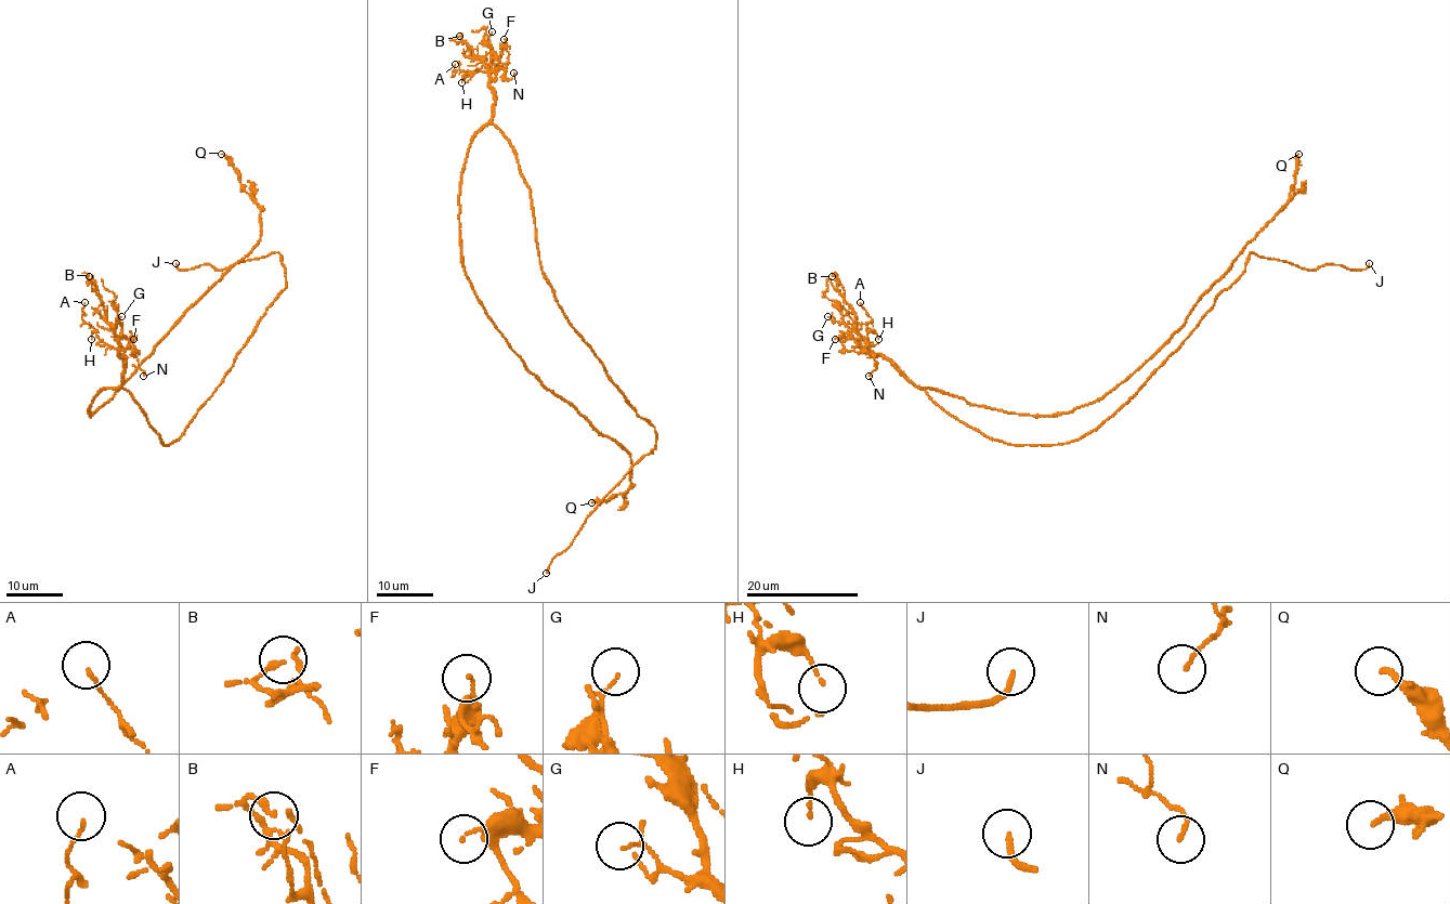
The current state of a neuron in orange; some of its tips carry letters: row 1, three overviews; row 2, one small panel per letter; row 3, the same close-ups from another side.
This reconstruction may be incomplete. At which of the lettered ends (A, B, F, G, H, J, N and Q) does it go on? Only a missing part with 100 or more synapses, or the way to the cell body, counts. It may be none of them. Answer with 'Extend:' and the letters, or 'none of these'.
Extend: J

